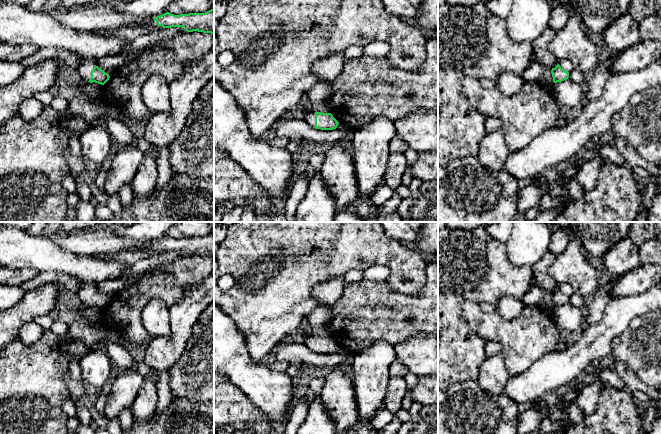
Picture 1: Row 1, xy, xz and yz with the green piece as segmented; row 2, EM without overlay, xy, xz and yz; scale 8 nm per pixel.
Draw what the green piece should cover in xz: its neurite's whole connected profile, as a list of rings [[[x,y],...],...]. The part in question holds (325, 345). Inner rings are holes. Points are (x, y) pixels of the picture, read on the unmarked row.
[[[304,336],[304,344],[315,353],[333,354],[336,353],[339,346],[331,337]]]

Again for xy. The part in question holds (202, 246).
[[[214,232],[205,237],[174,239],[166,236],[154,241],[148,248],[97,257],[102,260],[113,260],[127,266],[132,266],[141,259],[171,251],[183,251],[187,256],[198,255],[214,258]]]

